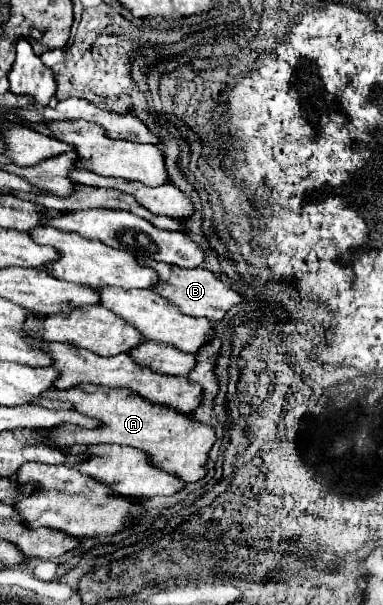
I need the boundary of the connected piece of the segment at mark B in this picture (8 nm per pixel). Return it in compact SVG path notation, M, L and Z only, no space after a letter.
M140 259L140 265L144 267L152 267L158 273L158 281L152 287L158 295L162 295L164 299L172 301L172 305L176 305L180 309L180 313L190 315L190 317L206 317L210 321L218 321L226 315L226 311L240 303L240 295L236 291L232 291L230 287L226 287L212 271L208 269L180 269L178 265L168 265L168 263L156 263L152 259Z

